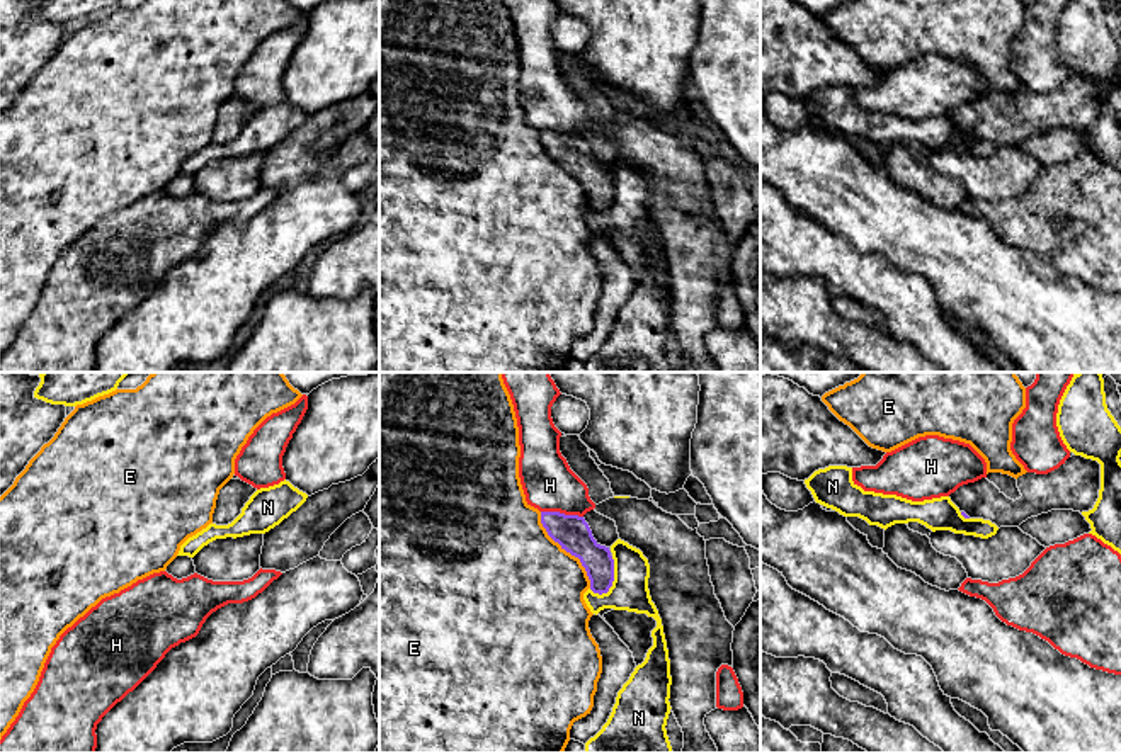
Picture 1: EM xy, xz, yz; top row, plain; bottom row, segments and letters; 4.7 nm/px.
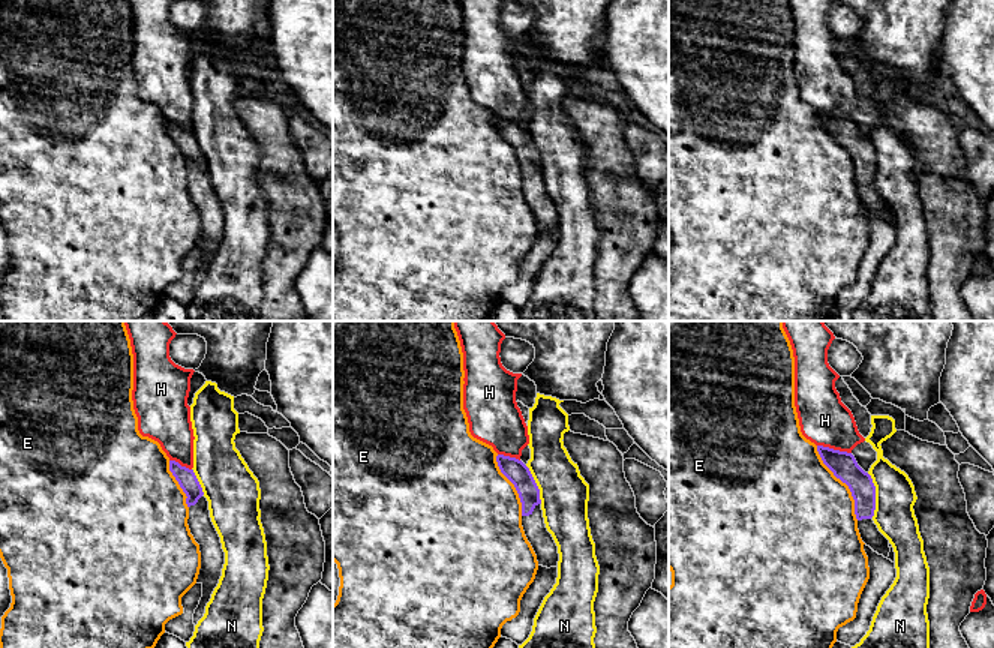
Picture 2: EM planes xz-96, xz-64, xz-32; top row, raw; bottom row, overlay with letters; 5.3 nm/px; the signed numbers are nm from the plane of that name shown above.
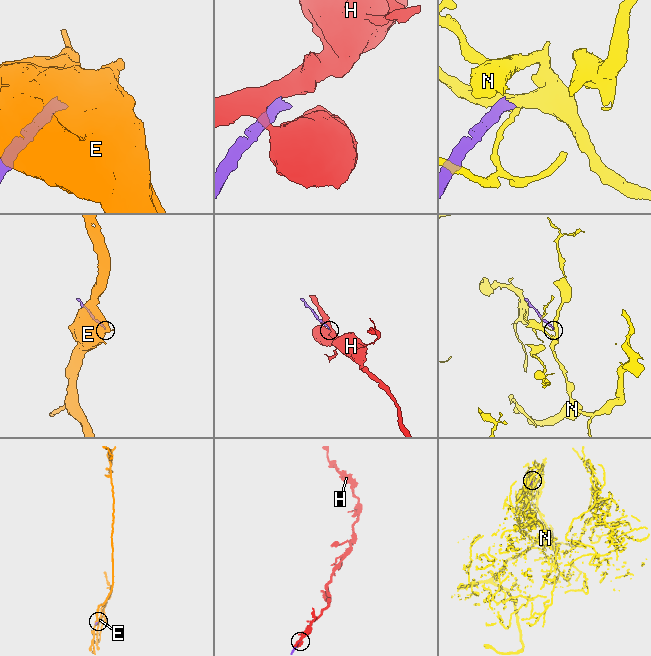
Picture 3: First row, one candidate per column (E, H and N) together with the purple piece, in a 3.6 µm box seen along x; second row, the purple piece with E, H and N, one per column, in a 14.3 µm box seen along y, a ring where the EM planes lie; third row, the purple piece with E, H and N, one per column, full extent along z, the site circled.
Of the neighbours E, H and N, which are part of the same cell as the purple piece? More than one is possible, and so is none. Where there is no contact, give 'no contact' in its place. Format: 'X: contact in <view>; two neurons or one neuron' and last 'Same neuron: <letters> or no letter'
E: contact in xz; two neurons
H: contact in xz; two neurons
N: contact in xz; two neurons
Same neuron: no letter

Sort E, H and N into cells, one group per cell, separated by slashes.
E / H / N

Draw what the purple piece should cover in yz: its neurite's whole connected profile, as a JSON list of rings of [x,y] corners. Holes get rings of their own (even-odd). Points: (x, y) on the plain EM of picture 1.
[[[1082,75],[1068,76],[1048,93],[1026,92],[1017,99],[988,92],[949,114],[965,138],[983,138],[1000,146],[1019,146],[1051,129],[1089,131],[1101,109],[1101,83]]]

